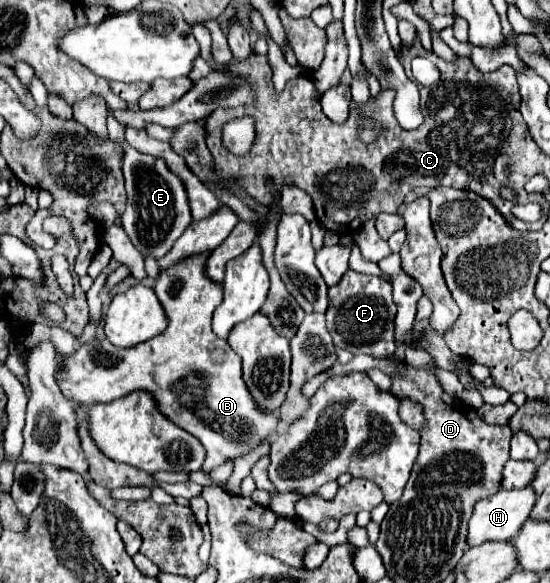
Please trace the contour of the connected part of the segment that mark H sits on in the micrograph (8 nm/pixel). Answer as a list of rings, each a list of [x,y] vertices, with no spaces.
[[[530,487],[498,491],[492,497],[486,497],[476,503],[468,527],[468,545],[482,545],[486,541],[508,541],[518,535],[518,529],[528,519],[528,513],[534,507],[534,491]]]

